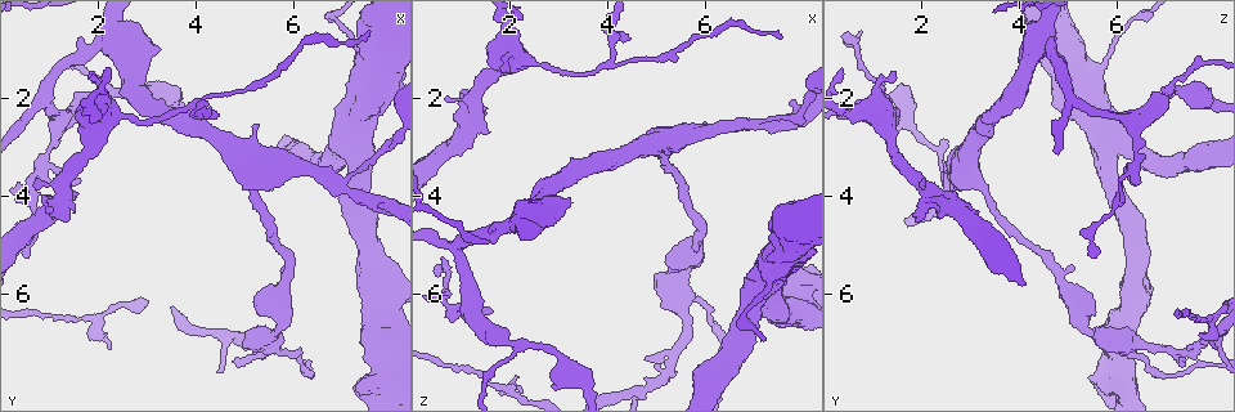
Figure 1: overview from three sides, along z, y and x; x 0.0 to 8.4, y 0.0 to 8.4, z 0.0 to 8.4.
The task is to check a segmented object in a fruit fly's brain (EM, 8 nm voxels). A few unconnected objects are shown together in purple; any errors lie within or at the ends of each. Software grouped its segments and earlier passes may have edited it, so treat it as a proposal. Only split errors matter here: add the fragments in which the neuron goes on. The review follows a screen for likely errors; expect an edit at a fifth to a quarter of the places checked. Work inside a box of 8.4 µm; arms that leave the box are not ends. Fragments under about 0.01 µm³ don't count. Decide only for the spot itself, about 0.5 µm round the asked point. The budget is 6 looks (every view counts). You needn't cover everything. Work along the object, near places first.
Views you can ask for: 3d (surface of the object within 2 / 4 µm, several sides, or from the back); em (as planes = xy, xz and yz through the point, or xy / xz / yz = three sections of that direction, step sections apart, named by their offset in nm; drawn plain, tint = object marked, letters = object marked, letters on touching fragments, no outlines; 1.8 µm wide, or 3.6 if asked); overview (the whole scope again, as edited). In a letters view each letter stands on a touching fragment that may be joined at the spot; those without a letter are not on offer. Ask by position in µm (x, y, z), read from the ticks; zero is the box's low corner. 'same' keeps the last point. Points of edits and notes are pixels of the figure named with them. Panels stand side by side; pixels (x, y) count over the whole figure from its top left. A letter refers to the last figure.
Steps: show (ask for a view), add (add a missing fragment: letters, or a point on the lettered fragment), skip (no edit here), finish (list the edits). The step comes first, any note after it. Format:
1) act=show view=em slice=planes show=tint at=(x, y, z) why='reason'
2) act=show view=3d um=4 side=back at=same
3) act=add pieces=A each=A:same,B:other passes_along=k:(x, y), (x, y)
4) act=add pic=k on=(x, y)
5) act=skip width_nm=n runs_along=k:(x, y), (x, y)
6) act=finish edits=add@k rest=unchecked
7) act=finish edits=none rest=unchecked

act=show view=em slice=planes show=letters at=(0.70, 3.85, 2.00) why='an open end'

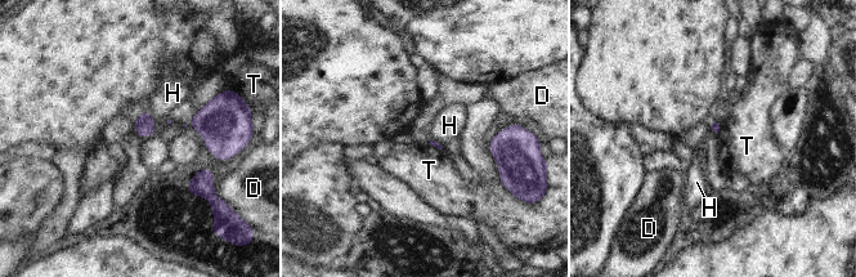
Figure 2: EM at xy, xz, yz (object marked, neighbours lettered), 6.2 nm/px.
act=skip each=D:other,H:other,T:other border=2:(147, 111), (156, 130), (143, 139) found='no lettered fragment goes on from it'

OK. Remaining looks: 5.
act=show view=em um=3.6 slice=planes show=letters at=(4.85, 7.40, 7.25) why='branch stops here'

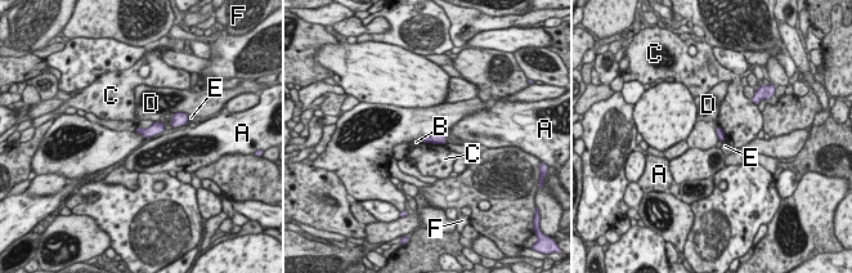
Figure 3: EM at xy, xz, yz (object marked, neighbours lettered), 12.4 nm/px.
act=skip each=A:other,B:other,C:other,D:other,E:other,F:other border=3:(155, 121), (146, 128), (137, 126) found='no lettered fragment goes on from it'

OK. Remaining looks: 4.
act=show view=3d um=4 at=(3.00, 1.85, 7.30) why='calibre changes'

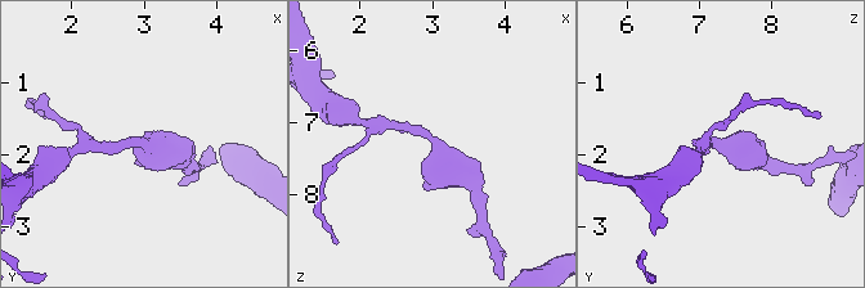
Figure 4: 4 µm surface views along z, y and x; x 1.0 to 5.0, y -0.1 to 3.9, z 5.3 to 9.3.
act=show view=em um=3.6 slice=planes show=letters at=(3.10, 1.85, 7.35) arm_widths_nm=180,280

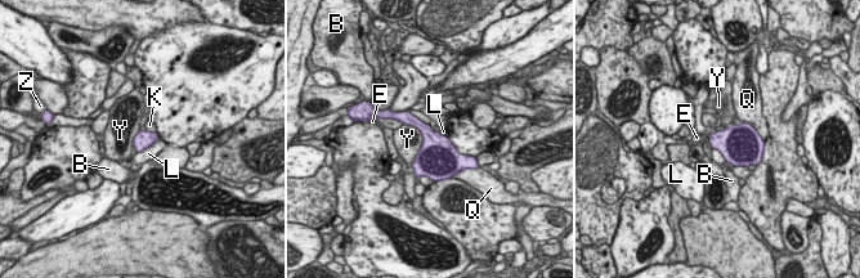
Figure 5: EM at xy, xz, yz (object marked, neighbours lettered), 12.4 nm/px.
act=skip width_nm=220 each=B:other,E:other,K:other,L:other,Q:other,Y:other,Z:other border=5:(403, 124), (421, 133), (411, 165) found='none of them fits'

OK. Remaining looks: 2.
act=finish edits=none rest=unchecked

